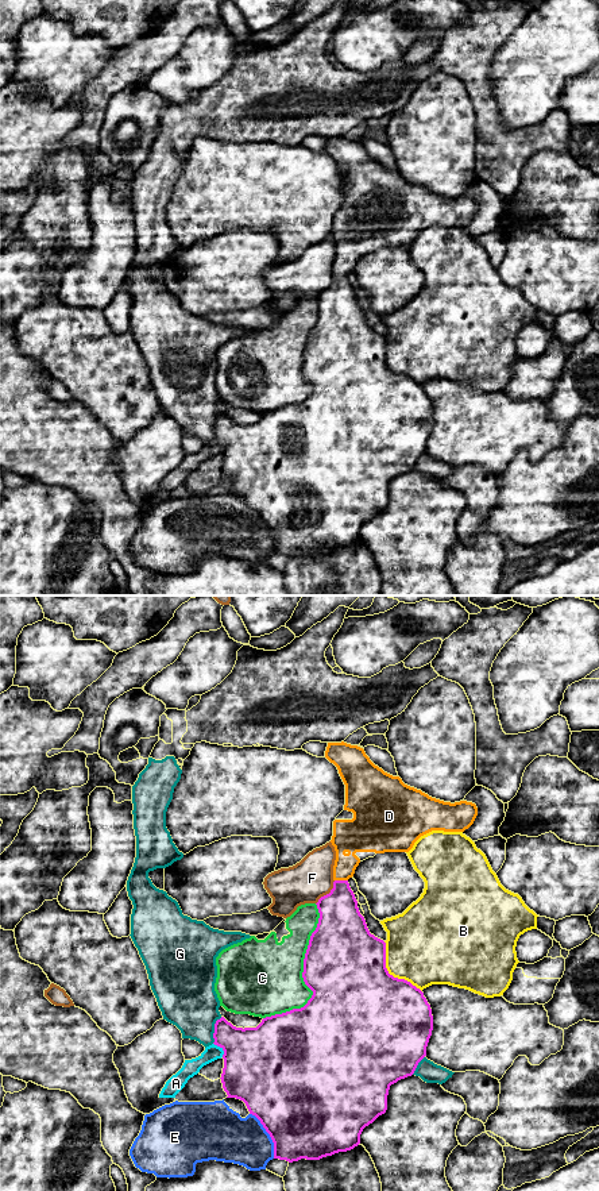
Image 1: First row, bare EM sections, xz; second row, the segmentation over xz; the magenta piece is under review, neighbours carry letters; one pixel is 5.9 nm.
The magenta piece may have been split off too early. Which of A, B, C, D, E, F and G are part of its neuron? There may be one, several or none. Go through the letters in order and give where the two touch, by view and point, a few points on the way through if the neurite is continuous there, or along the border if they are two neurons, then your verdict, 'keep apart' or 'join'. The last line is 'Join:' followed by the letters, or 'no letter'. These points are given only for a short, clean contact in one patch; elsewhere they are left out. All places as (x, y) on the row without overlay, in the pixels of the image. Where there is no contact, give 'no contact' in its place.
A: xz (223, 444) | keep apart
B: xz (389, 369) | keep apart
C: xz (302, 370) | keep apart
D: xz (341, 276) | across xz (340, 318), (341, 276), (341, 239), (346, 234) | join
E: xz (269, 528) | keep apart
F: xz (327, 289) | keep apart
G: xz (215, 424) | keep apart
Join: D

